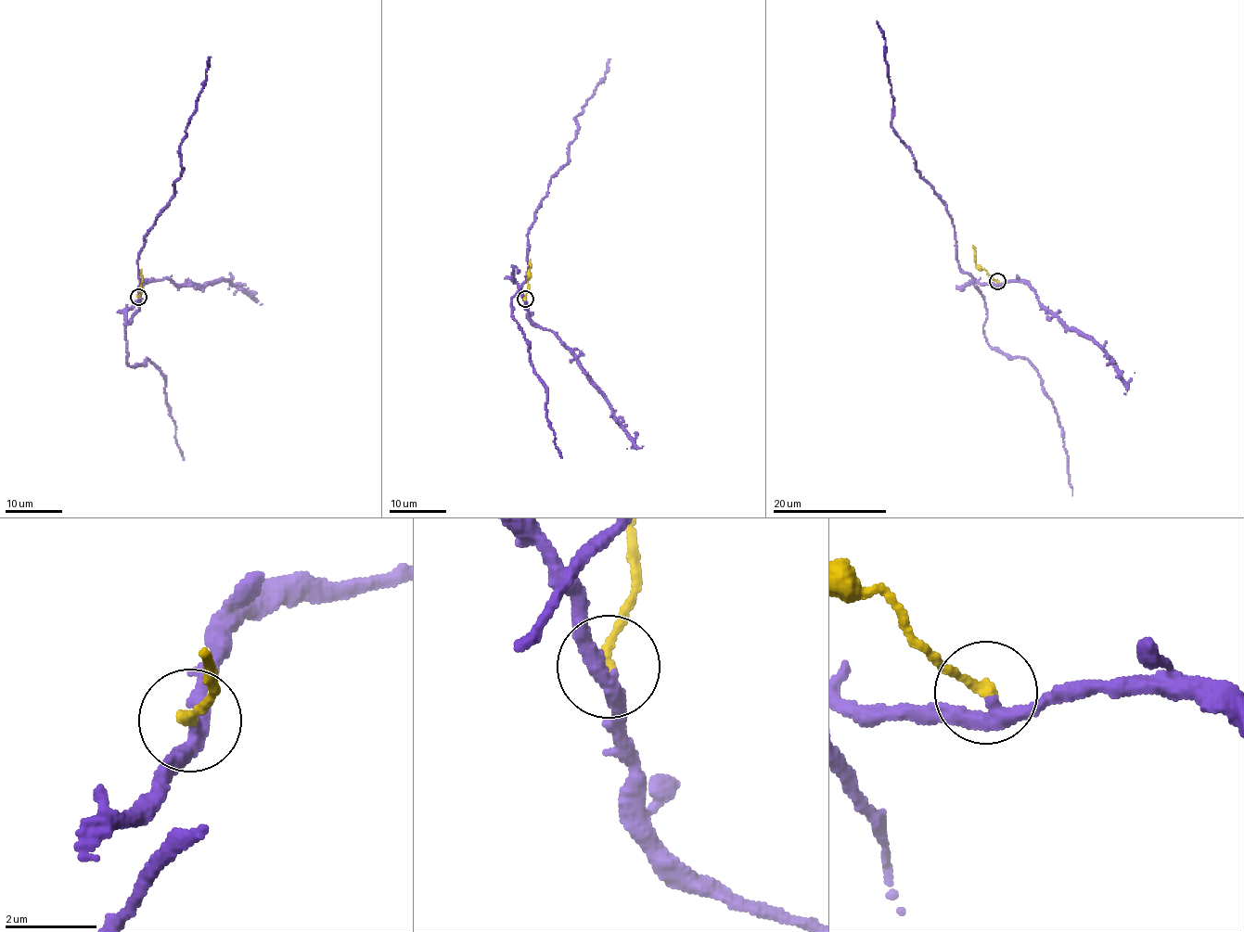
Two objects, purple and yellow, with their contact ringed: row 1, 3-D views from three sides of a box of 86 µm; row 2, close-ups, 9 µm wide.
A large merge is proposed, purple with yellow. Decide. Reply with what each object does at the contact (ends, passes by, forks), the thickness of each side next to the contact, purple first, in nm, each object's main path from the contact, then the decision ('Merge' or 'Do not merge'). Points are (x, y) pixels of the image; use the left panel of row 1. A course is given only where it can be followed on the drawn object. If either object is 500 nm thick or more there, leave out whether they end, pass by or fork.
At the ring purple passes by. At the ring yellow ends. Thickness 280 nm (purple) against 240 nm. Course of purple: (139, 296), (133, 312), (141, 300), (139, 251), (173, 195), (180, 143), (211, 57). Course of yellow: (137, 296), (141, 287), (141, 269). Do not merge

